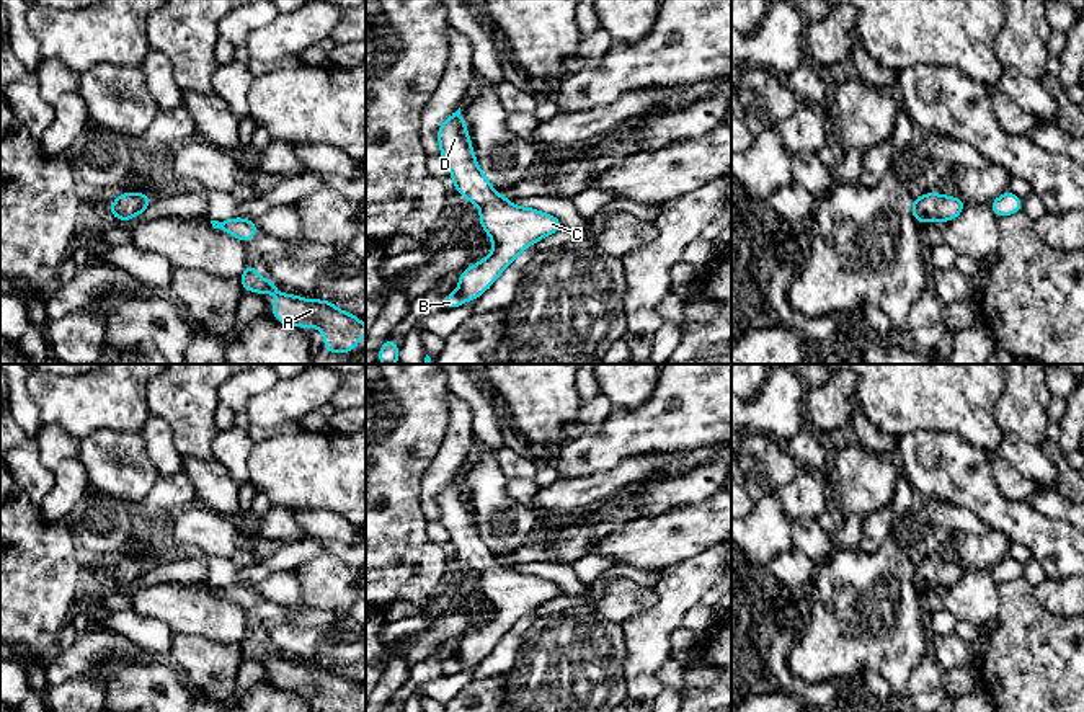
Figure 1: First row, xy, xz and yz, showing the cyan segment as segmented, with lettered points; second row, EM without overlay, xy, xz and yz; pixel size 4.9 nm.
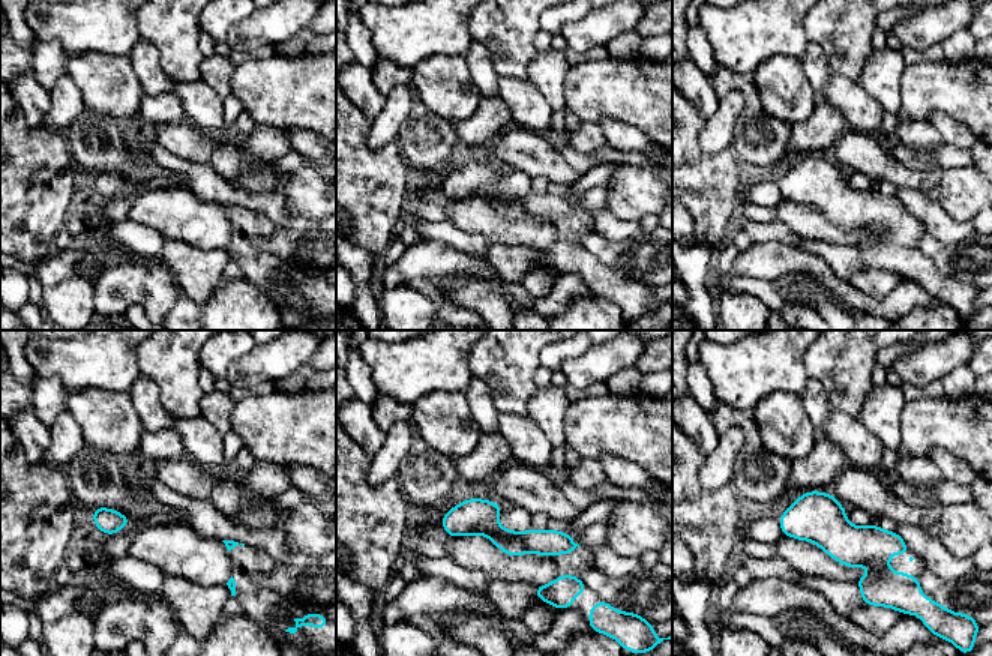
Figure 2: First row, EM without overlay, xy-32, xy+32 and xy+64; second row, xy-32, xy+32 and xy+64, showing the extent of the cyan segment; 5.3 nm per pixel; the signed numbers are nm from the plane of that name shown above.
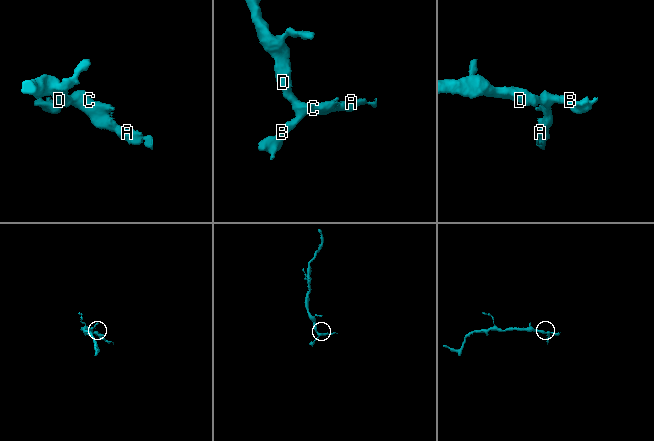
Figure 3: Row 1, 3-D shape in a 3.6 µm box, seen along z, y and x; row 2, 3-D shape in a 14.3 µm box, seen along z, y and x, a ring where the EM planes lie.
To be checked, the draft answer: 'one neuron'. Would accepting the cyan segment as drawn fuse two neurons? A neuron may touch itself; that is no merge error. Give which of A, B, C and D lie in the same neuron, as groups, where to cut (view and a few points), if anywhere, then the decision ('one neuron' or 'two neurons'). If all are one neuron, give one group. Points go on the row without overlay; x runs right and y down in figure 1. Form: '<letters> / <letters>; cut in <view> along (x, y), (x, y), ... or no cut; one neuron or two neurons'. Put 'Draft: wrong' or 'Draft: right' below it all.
A B C D; no cut; one neuron
Draft: right

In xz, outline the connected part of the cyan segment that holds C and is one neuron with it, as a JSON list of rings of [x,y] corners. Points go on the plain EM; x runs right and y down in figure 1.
[[[460,474],[438,495],[441,523],[451,534],[454,555],[480,572],[480,593],[493,606],[493,619],[460,639],[459,653],[444,661],[444,674],[480,663],[529,611],[565,594],[563,588],[532,573],[518,573],[500,562],[478,534]]]

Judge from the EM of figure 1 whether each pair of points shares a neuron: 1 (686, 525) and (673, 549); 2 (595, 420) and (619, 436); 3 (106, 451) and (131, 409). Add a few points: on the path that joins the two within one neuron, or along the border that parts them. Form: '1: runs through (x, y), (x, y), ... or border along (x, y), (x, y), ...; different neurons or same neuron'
1: runs through (683, 531), (673, 542); same neuron
2: border along (613, 407), (596, 431), (583, 433), (567, 441); different neurons
3: border along (139, 431), (95, 430), (80, 440); different neurons

